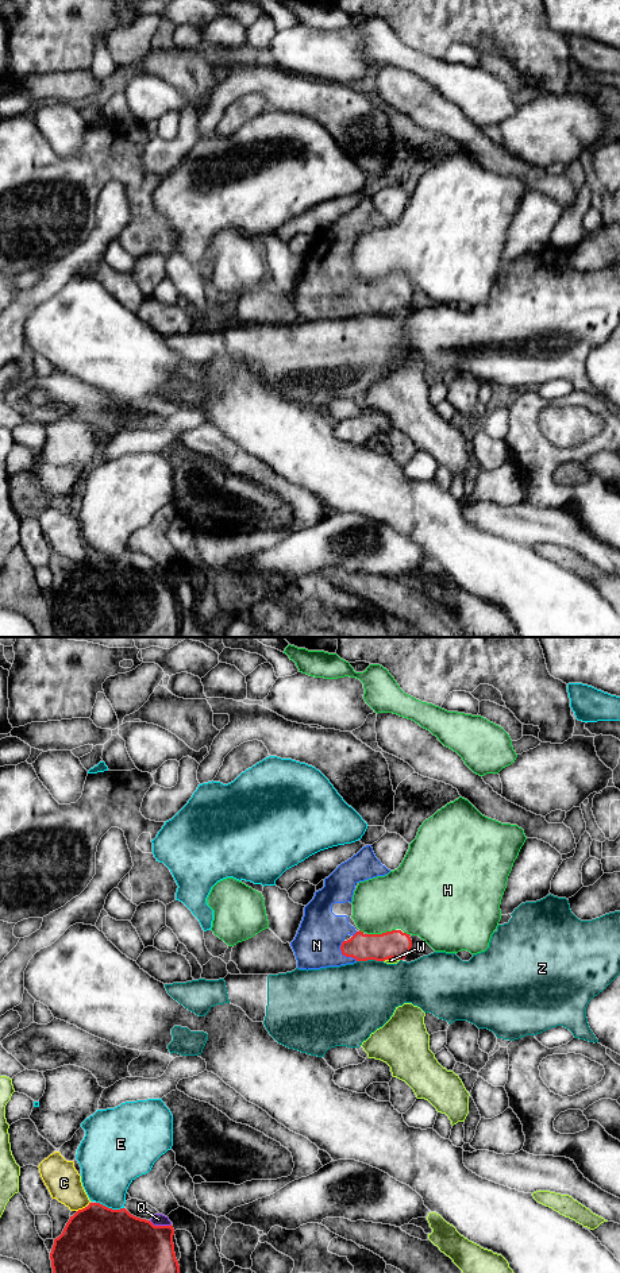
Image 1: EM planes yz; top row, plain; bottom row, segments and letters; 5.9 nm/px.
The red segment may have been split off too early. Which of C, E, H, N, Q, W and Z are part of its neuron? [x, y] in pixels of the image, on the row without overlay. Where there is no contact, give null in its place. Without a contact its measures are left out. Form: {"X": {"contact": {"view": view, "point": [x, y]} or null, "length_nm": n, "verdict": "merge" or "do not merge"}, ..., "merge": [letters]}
{"C": {"contact": {"view": "yz", "point": [83, 560]}, "length_nm": 70, "verdict": "do not merge"}, "E": {"contact": {"view": "yz", "point": [110, 560]}, "length_nm": 170, "verdict": "do not merge"}, "H": {"contact": {"view": "yz", "point": [382, 285]}, "length_nm": 170, "verdict": "do not merge"}, "N": {"contact": {"view": "yz", "point": [343, 307]}, "length_nm": 150, "verdict": "merge"}, "Q": {"contact": {"view": "yz", "point": [160, 578]}, "length_nm": 140, "verdict": "do not merge"}, "W": {"contact": {"view": "yz", "point": [391, 309]}, "length_nm": 100, "verdict": "do not merge"}, "Z": {"contact": {"view": "yz", "point": [369, 311]}, "length_nm": 160, "verdict": "do not merge"}, "merge": ["N"]}

